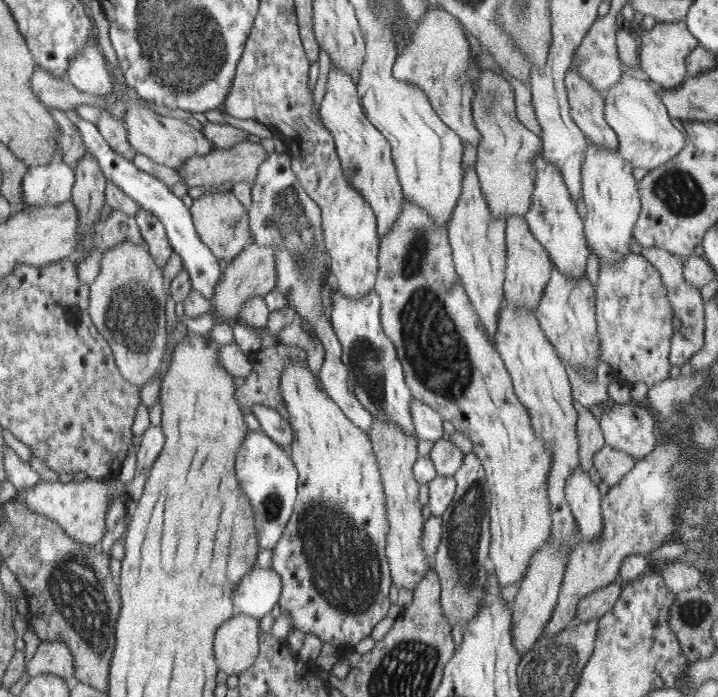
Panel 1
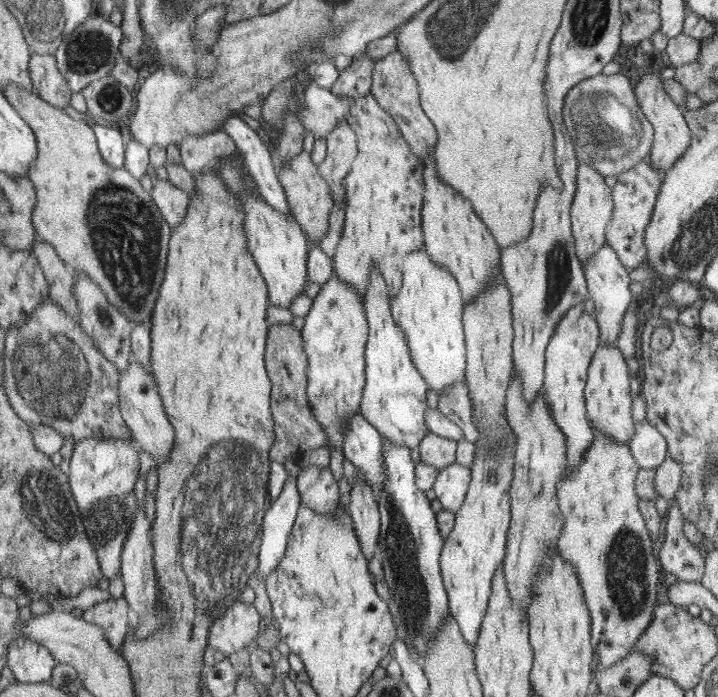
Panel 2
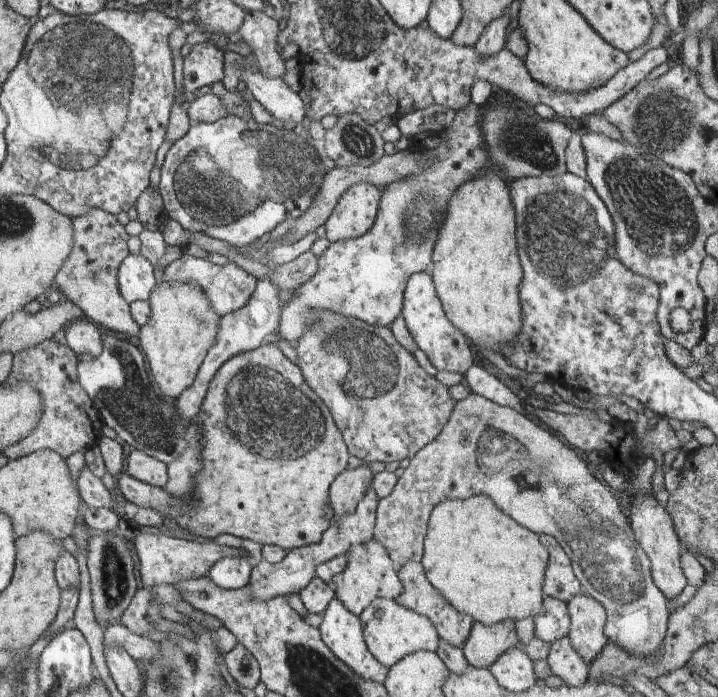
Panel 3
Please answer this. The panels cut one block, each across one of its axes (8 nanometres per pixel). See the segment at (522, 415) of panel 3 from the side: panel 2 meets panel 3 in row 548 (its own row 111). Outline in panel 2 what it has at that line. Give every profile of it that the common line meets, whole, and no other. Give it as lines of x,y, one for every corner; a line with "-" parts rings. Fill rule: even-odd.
398,50
391,51
374,62
372,84
369,91
380,107
389,113
389,116
396,122
397,128
400,129
410,146
410,151
413,151
419,160
422,160
429,152
433,152
436,145
435,126
420,107
416,78
413,77
408,60
-
600,73
575,84
572,90
569,90
564,96
562,119
574,142
578,164
588,164
589,168
593,168
603,178
619,176
650,154
652,128
634,97
633,80
628,80
620,73
609,76

